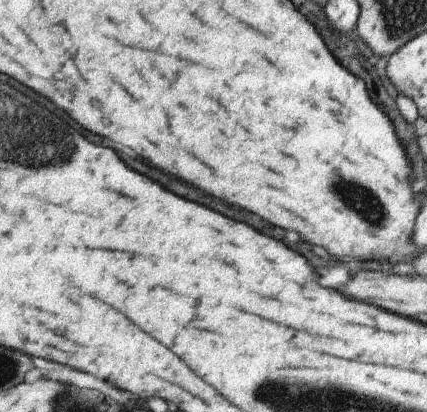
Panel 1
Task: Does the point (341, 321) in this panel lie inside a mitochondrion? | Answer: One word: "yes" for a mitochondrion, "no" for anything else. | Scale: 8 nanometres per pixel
no

